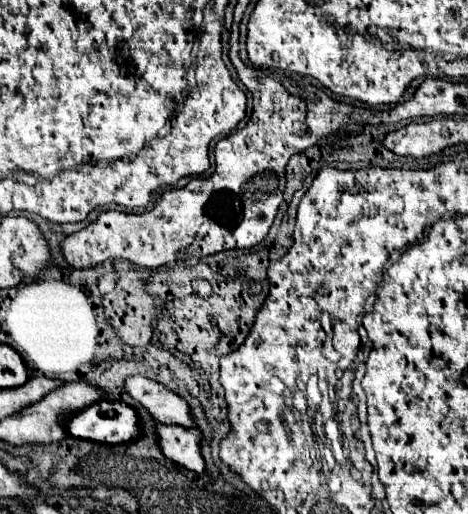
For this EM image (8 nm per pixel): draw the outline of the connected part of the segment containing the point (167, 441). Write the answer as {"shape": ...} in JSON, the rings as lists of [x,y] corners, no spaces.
{"shape":[[[157,424],[155,434],[163,456],[167,456],[171,462],[199,474],[205,470],[205,462],[199,448],[199,430],[183,428],[179,424]]]}

